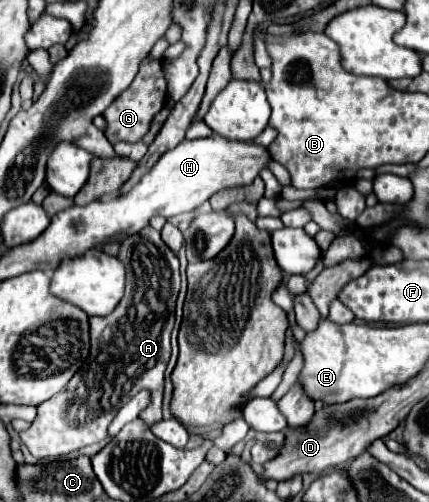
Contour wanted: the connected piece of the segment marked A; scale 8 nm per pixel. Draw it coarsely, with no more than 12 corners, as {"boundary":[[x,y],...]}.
{"boundary":[[151,226],[121,242],[125,296],[19,432],[37,460],[109,438],[141,388],[163,420],[179,260]]}

